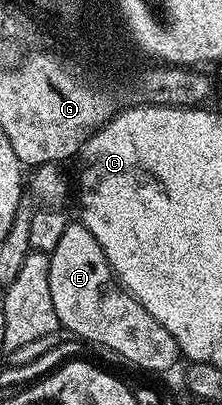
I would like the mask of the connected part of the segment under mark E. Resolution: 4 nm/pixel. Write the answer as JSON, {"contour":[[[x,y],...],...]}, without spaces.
{"contour":[[[81,221],[67,222],[64,233],[56,249],[48,252],[50,268],[48,285],[52,289],[52,306],[63,328],[74,335],[95,343],[98,347],[107,347],[114,355],[127,359],[134,367],[142,371],[166,371],[177,359],[180,359],[178,343],[140,305],[124,290],[122,284],[114,278],[114,270],[104,257],[104,249],[88,233]]]}

